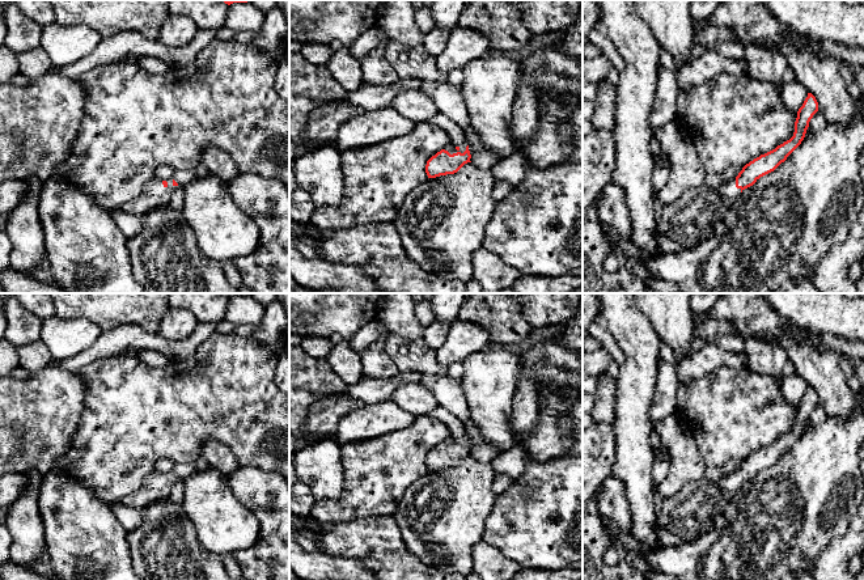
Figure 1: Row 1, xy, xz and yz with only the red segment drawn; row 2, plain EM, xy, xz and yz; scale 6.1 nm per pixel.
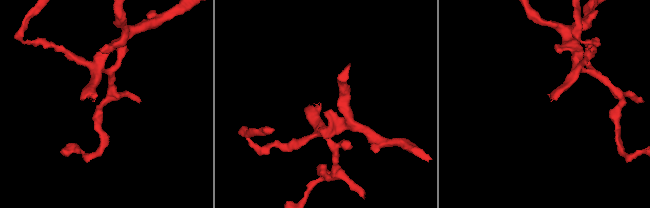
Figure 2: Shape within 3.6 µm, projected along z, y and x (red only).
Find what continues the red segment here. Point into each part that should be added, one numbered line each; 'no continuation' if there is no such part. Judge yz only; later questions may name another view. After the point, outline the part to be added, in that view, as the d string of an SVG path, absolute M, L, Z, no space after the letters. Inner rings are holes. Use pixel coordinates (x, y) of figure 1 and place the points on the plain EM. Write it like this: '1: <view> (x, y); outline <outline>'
1: yz (690, 513); outline M733 471L713 482L706 478L690 482L674 496L662 498L655 494L656 524L683 542L694 542L713 529L716 516L727 515L728 504L740 488L741 482L736 480L736 471Z

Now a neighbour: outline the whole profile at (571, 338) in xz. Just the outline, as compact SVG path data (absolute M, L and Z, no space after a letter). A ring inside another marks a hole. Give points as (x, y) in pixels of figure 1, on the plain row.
M583 297L576 313L566 322L563 334L551 339L568 350L583 353Z

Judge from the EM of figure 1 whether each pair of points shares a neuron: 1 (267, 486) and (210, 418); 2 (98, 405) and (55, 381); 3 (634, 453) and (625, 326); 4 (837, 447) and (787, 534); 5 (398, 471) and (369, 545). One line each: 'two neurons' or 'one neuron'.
1: two neurons
2: two neurons
3: one neuron
4: one neuron
5: two neurons

